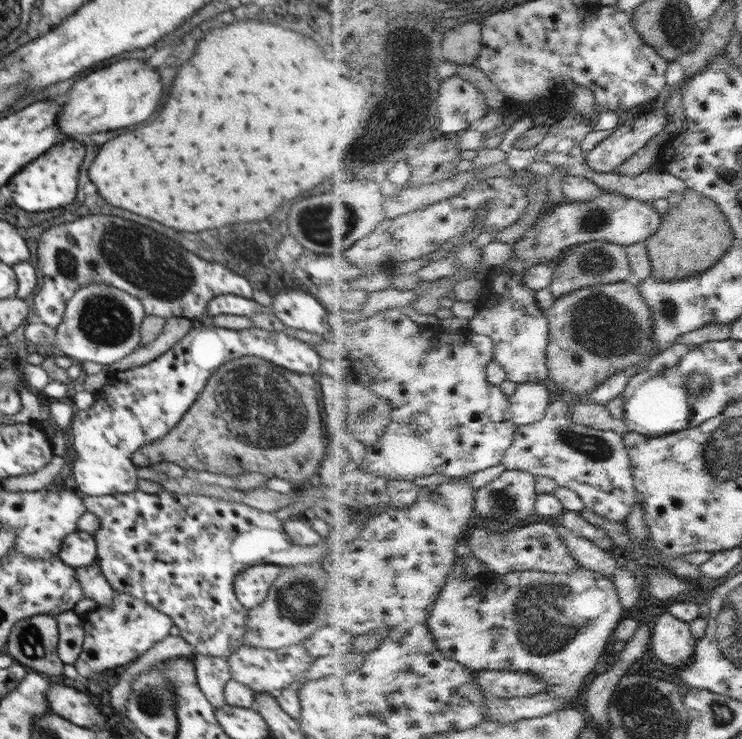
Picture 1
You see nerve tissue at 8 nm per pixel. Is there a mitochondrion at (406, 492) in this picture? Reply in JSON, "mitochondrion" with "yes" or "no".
{"mitochondrion":"no"}

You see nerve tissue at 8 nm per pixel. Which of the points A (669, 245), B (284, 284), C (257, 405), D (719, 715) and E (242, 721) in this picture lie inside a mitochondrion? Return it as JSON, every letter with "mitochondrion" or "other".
{"A":"other","B":"other","C":"mitochondrion","D":"mitochondrion","E":"other"}

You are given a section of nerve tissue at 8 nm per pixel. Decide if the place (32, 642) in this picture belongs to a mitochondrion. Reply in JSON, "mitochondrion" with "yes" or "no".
{"mitochondrion":"yes"}

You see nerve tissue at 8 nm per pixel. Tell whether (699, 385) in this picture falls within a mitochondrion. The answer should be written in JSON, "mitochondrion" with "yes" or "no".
{"mitochondrion":"yes"}

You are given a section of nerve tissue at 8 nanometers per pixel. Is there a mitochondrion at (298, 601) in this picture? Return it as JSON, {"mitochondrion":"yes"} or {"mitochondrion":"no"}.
{"mitochondrion":"yes"}

